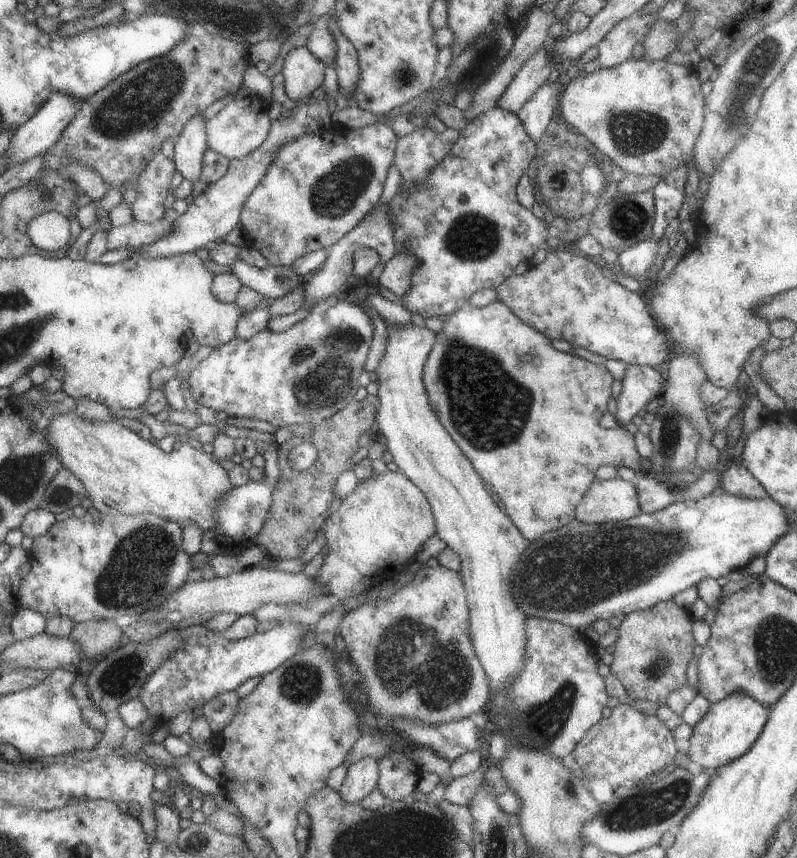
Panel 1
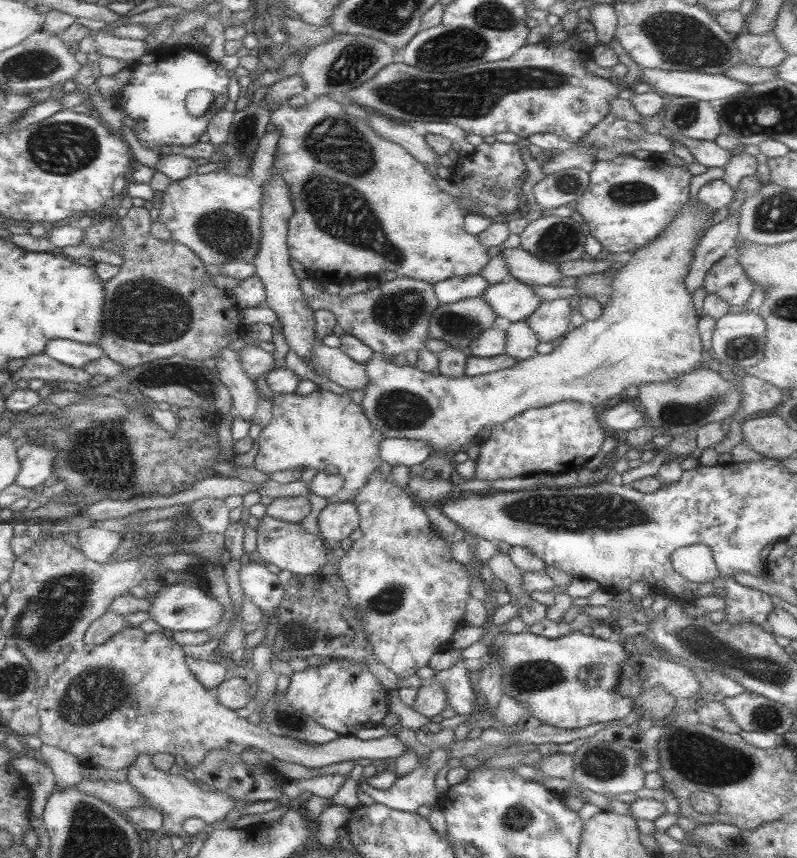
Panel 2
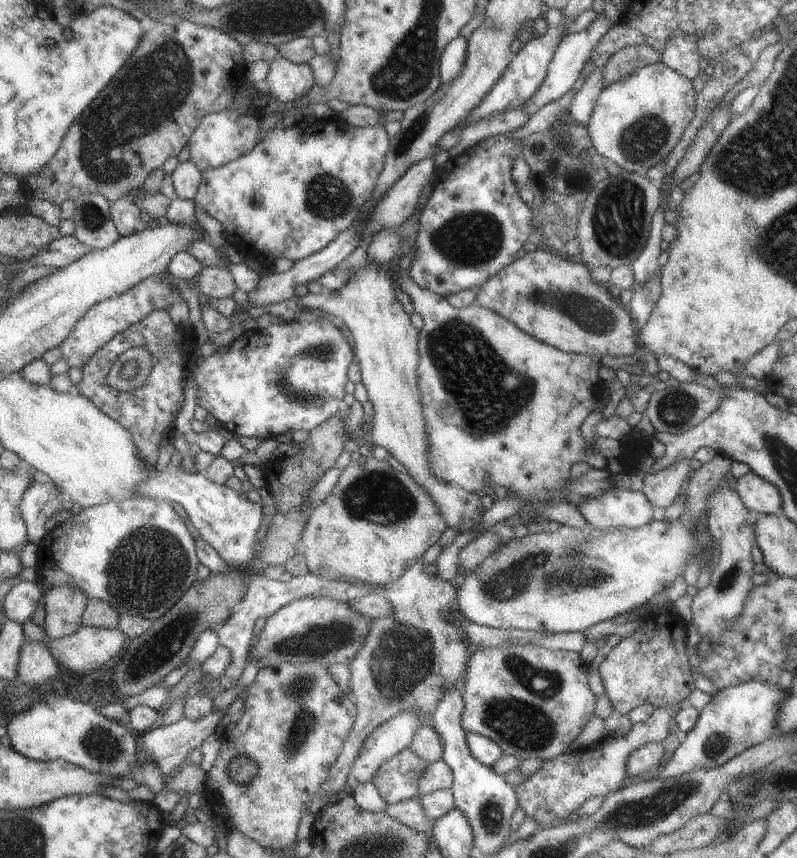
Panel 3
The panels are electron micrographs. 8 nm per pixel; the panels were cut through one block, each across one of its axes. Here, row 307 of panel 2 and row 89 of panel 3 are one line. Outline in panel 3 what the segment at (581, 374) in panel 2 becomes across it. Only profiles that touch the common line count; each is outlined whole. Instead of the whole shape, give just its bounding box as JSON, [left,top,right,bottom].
[587,62,697,176]

